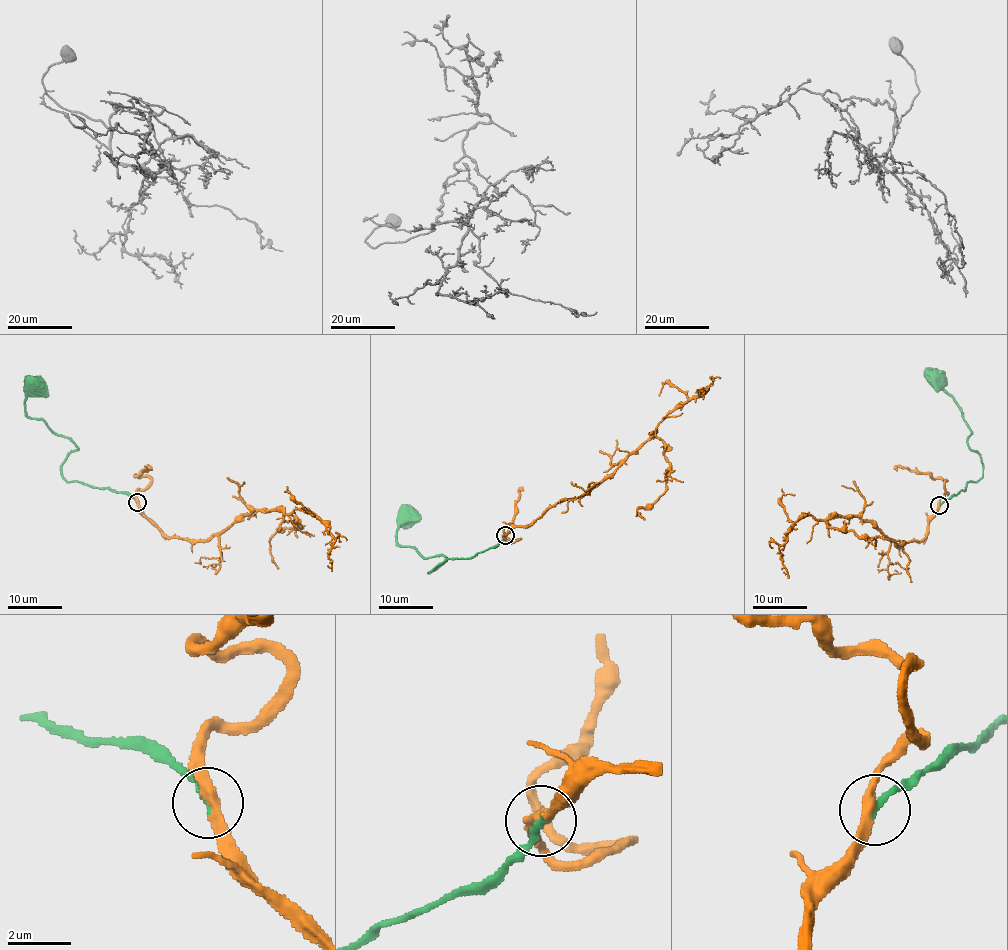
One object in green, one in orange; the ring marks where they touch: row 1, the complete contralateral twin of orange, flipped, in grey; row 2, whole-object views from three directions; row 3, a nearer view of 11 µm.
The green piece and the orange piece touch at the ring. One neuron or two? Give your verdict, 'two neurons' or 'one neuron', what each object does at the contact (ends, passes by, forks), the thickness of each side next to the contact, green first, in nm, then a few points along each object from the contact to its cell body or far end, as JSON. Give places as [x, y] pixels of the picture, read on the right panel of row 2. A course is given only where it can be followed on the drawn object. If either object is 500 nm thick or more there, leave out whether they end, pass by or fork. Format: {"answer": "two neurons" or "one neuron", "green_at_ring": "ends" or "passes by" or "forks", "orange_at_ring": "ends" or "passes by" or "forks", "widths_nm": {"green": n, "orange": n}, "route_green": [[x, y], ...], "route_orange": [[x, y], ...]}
{"answer": "one neuron", "green_at_ring": "ends", "orange_at_ring": "passes by", "widths_nm": {"green": 240, "orange": 320}, "route_green": [[939, 506], [978, 480], [982, 463], [970, 446], [972, 431], [957, 402], [935, 378]], "route_orange": [[939, 506], [923, 539], [897, 545], [854, 515], [828, 520], [830, 527], [858, 536], [899, 541], [912, 581]]}

